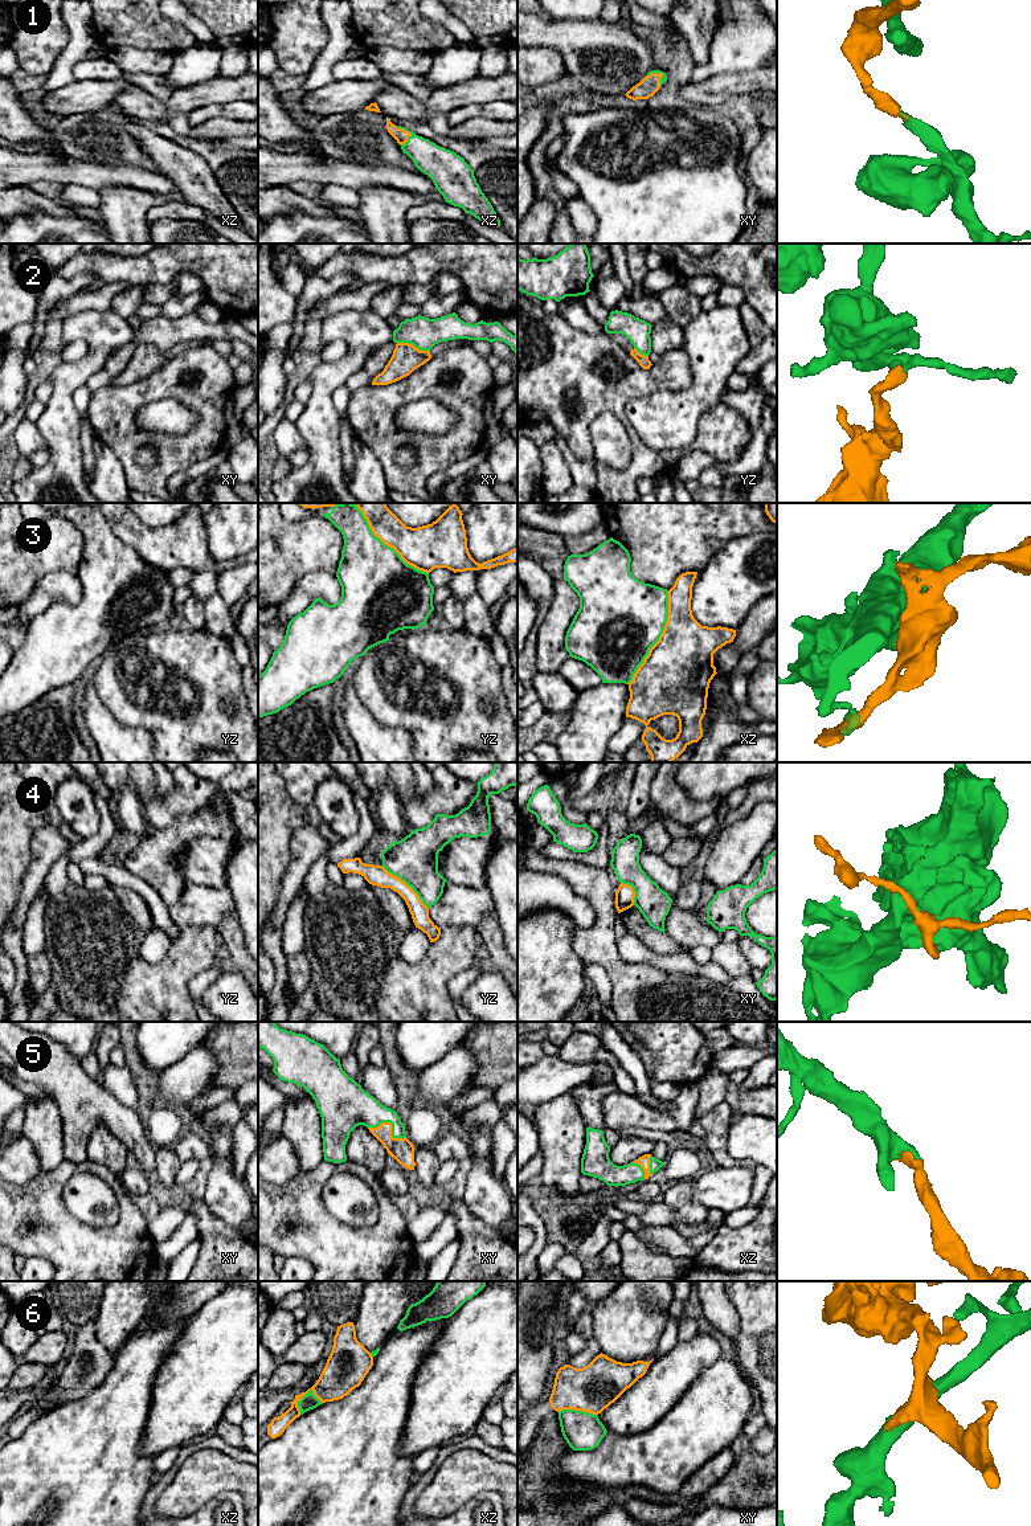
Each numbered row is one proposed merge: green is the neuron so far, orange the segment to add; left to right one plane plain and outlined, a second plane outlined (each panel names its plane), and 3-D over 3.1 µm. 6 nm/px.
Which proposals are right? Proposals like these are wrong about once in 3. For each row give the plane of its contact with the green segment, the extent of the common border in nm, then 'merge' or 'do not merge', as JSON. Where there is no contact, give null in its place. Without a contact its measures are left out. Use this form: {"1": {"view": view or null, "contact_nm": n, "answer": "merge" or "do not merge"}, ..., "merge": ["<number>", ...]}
{"1": {"view": "xz", "contact_nm": 140, "answer": "merge"}, "2": {"view": "xy", "contact_nm": 200, "answer": "do not merge"}, "3": {"view": "xz", "contact_nm": 600, "answer": "do not merge"}, "4": {"view": "yz", "contact_nm": 380, "answer": "do not merge"}, "5": {"view": "xy", "contact_nm": 240, "answer": "merge"}, "6": {"view": "xz", "contact_nm": 180, "answer": "do not merge"}, "merge": ["1", "5"]}

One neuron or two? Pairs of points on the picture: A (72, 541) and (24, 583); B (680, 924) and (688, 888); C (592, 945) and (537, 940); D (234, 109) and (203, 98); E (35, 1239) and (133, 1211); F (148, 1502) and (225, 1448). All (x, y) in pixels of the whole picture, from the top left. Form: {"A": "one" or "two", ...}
{"A": "one", "B": "two", "C": "two", "D": "two", "E": "one", "F": "one"}

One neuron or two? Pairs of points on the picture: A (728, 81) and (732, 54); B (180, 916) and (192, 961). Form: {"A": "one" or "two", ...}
{"A": "two", "B": "two"}

